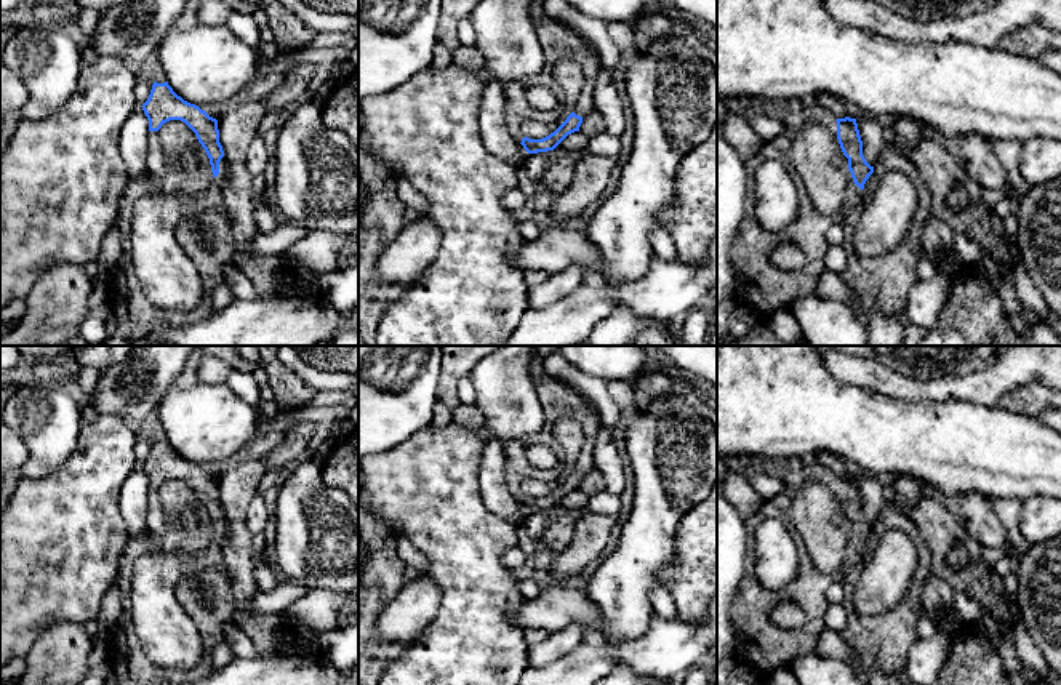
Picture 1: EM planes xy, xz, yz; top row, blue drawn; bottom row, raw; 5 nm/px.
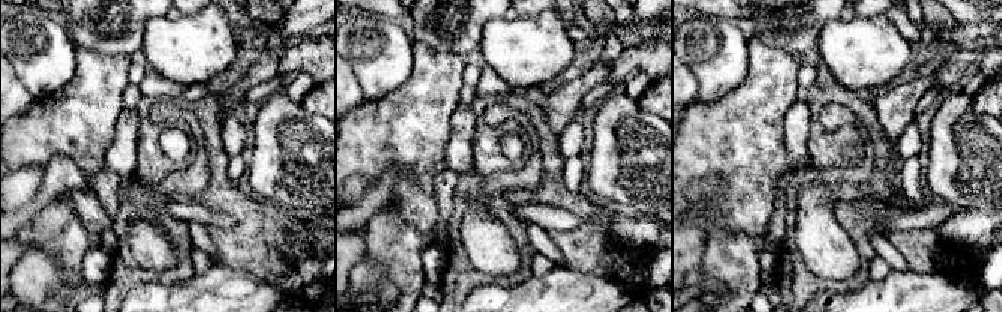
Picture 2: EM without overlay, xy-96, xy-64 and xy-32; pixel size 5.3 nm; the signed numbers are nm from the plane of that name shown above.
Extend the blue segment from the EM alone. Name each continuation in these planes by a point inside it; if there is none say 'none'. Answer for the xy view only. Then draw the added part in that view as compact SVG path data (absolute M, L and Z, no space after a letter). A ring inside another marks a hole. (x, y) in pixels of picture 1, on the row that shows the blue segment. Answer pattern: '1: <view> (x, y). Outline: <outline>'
1: xy (216, 184). Outline: M221 158L219 174L216 178L213 178L211 189L210 189L210 198L211 198L213 211L227 213L226 205L224 205L224 198L222 198L222 186L226 181L226 174L227 174L227 165L226 165L226 160Z

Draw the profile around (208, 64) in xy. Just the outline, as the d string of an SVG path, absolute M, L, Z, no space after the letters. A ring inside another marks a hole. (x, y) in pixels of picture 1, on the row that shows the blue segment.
M198 24L190 30L171 27L163 37L154 59L162 66L173 91L198 107L234 99L259 74L258 51L235 37L226 24Z

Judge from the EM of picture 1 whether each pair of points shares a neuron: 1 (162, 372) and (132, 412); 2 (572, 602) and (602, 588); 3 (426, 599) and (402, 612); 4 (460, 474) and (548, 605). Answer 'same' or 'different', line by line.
1: same
2: different
3: same
4: different

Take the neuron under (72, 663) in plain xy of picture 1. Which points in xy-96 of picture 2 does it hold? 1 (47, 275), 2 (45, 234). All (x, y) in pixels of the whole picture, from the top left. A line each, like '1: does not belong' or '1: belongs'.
1: does not belong
2: belongs

